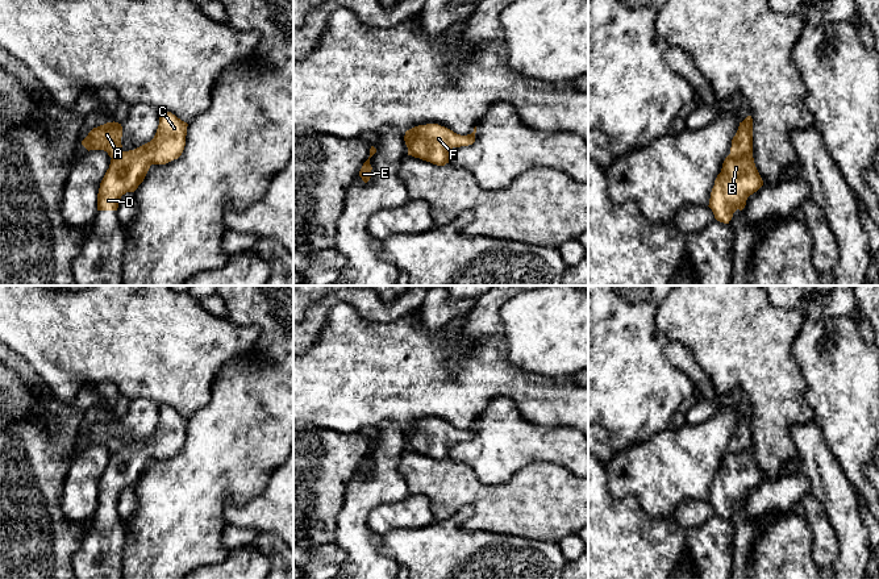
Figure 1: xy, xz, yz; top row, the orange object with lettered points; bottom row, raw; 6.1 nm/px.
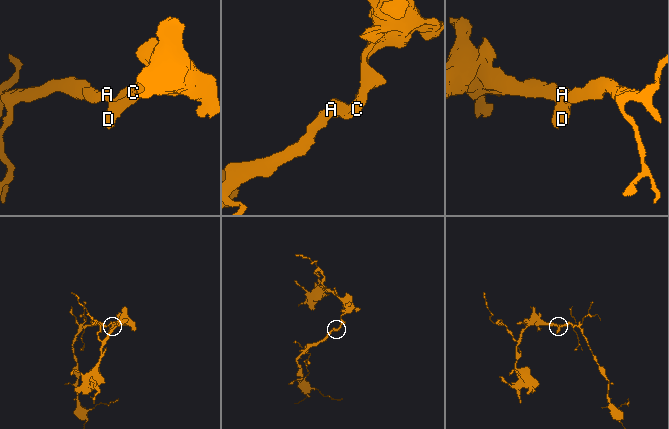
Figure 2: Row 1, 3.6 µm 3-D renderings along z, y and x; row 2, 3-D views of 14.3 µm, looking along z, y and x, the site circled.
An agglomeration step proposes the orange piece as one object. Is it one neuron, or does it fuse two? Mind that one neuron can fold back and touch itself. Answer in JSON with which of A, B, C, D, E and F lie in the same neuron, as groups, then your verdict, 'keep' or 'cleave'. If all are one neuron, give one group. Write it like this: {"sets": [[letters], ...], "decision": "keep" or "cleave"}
{"sets": [["A", "E"], ["B", "C", "D", "F"]], "decision": "cleave"}

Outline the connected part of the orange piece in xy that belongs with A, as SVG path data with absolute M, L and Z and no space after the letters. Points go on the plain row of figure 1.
M107 417L93 422L82 436L82 440L89 445L104 445L111 453L122 447L121 440L122 421L118 417Z

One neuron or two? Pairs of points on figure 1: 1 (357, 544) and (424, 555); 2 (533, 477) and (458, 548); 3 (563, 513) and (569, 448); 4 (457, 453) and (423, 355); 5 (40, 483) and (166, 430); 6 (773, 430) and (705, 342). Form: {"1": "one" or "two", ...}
{"1": "two", "2": "two", "3": "two", "4": "two", "5": "two", "6": "one"}

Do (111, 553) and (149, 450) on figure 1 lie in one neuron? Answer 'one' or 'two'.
one

